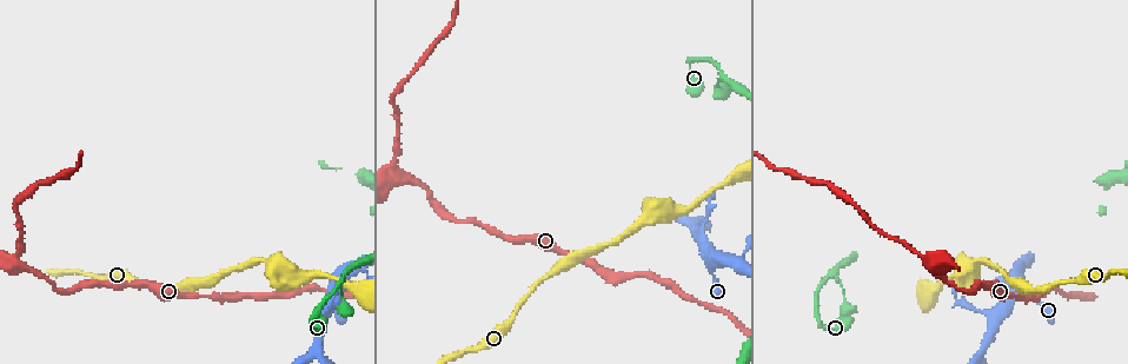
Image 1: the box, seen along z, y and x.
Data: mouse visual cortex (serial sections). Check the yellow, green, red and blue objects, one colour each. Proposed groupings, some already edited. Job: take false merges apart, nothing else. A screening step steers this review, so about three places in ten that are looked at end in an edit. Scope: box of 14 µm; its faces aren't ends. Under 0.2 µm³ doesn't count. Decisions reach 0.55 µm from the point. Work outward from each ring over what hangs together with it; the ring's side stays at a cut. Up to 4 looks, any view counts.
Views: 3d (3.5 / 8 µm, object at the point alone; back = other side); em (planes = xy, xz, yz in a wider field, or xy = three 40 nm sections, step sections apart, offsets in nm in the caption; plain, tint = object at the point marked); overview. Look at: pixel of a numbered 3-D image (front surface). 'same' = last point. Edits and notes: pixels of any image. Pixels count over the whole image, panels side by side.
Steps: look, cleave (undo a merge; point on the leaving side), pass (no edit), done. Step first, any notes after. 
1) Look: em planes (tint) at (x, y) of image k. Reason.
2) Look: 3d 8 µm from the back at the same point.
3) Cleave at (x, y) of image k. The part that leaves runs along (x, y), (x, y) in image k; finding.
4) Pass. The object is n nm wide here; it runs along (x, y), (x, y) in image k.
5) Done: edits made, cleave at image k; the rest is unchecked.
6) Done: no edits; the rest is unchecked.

Look: em xy step 3 (tint) at (831, 274) of image 1. Abrupt turn.

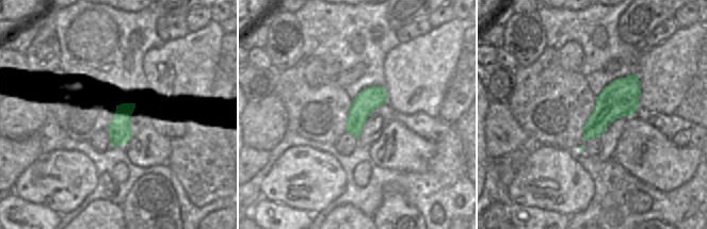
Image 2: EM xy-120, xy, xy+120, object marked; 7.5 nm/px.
Look: 3d 3.5 µm at the same point.

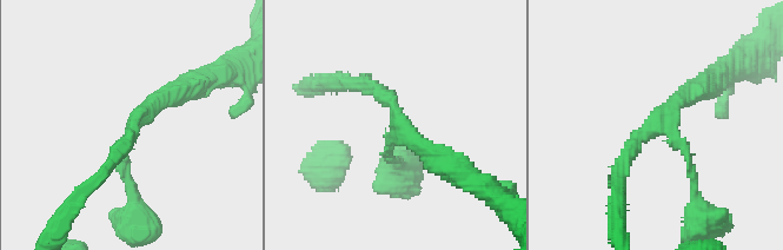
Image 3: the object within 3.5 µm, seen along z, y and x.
Pass. One cell here.

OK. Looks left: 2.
Look: 3d 3.5 µm at (717, 267) of image 1. Branch point.

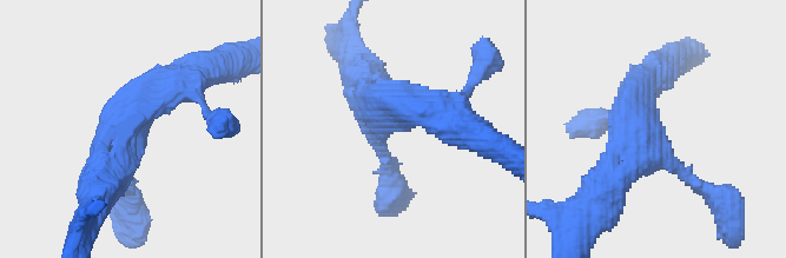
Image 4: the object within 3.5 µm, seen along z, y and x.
Look: em xy step 2 (tint) at (119, 145) of image 4. Now the EM.

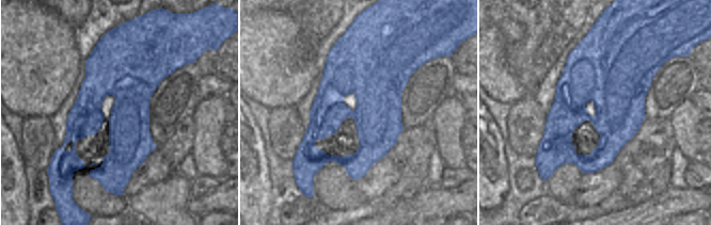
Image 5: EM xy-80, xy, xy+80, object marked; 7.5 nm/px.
Pass. The object is 380 nm wide here; it runs along (389, 176), (377, 127), (392, 94), (367, 70) in image 4; one cell here.

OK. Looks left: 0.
Done: no edits; the rest is unchecked.

